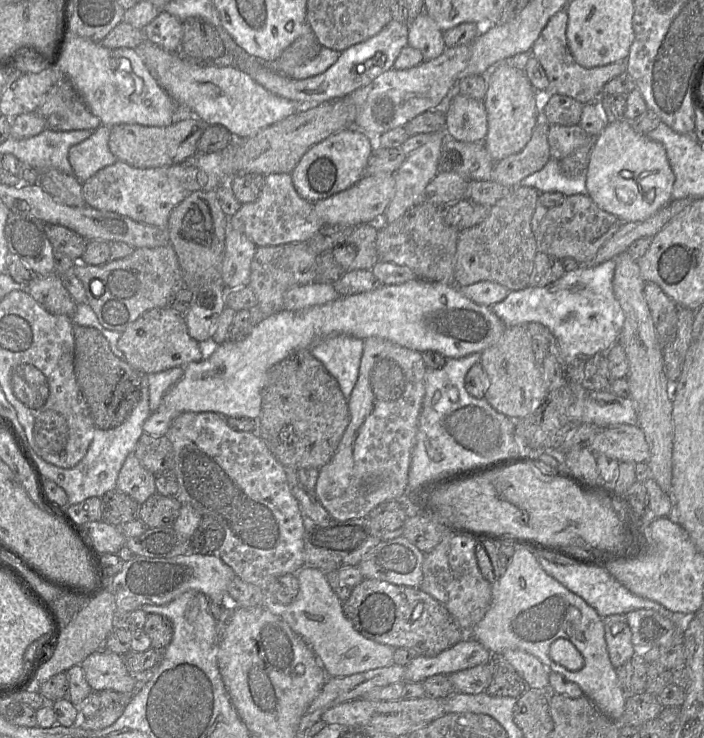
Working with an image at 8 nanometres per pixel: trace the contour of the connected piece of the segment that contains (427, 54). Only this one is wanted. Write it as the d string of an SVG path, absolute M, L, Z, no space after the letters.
M424 11L408 26L407 42L409 46L418 49L422 53L424 60L438 57L446 48L443 32Z

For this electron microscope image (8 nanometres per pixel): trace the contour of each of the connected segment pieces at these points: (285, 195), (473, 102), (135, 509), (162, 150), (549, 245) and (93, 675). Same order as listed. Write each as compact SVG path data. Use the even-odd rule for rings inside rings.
M288 173L269 174L258 198L228 217L229 228L247 236L257 247L278 246L289 243L303 243L312 238L324 225L317 215L314 204L302 198L296 191L292 175Z
M454 91L445 105L447 137L463 142L482 142L487 135L487 114L484 102Z
M116 488L102 497L103 520L113 526L139 519L140 505Z
M195 116L165 127L119 124L111 127L109 149L118 160L136 168L168 168L198 152L198 140L207 126Z
M587 193L566 196L560 205L549 208L543 218L535 234L537 249L559 259L572 257L580 264L588 264L622 224L618 217L600 209Z
M101 649L86 657L80 666L93 691L113 690L122 695L136 693L137 677L128 671L119 654Z

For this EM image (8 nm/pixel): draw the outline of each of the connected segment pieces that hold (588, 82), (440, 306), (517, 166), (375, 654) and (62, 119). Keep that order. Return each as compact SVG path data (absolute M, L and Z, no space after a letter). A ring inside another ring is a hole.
M565 9L552 15L532 45L530 54L540 62L546 73L550 82L550 92L548 93L566 95L582 104L594 102L602 94L602 89L609 80L626 72L625 61L594 68L580 66L571 55L567 45L567 21L568 15Z
M421 279L398 285L380 284L371 291L341 296L332 302L303 310L282 309L262 319L245 339L236 342L225 341L218 345L208 358L187 364L183 377L164 395L158 409L144 422L143 430L154 437L166 435L174 419L184 412L214 412L225 418L258 420L262 408L262 391L269 370L291 353L310 348L316 341L335 334L346 334L363 340L378 337L420 353L439 352L448 359L481 353L500 339L506 327L491 307L473 302L464 296L456 285Z
M537 123L521 151L495 162L491 180L514 188L521 180L542 169L551 159L548 127L548 123Z
M304 566L298 571L299 592L289 605L277 609L277 613L319 656L329 677L346 677L353 674L384 668L394 664L394 649L385 644L367 639L357 632L353 624L345 617L342 602L332 591L326 575L318 568Z
M63 76L50 87L36 111L53 131L95 130L100 119L87 107L71 82Z

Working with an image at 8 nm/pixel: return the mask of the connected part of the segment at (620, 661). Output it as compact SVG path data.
M624 614L604 617L603 624L610 662L614 668L619 668L637 653L631 630Z

